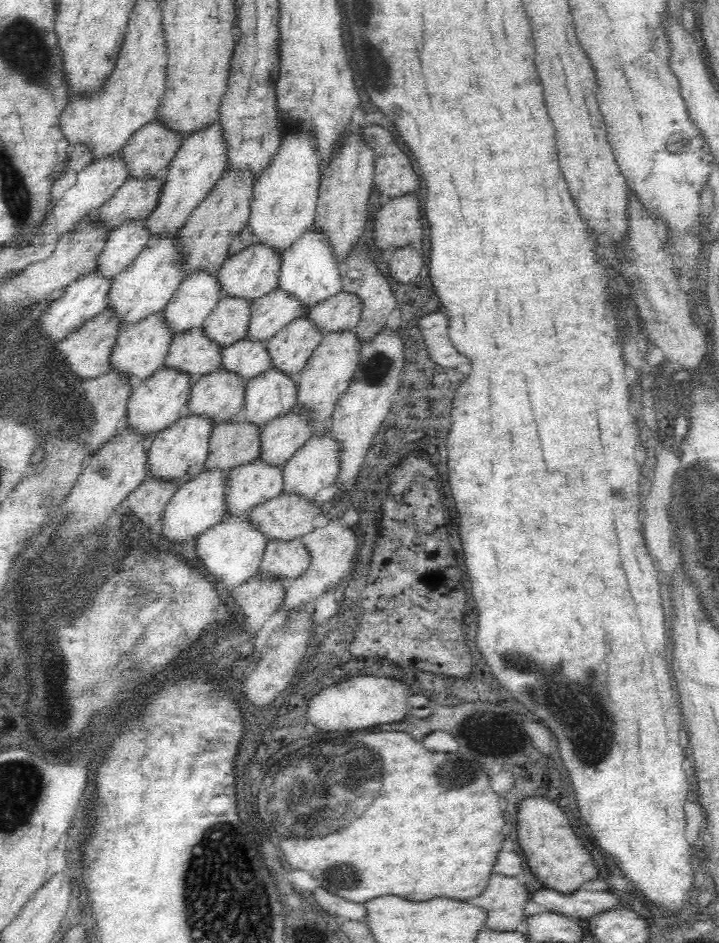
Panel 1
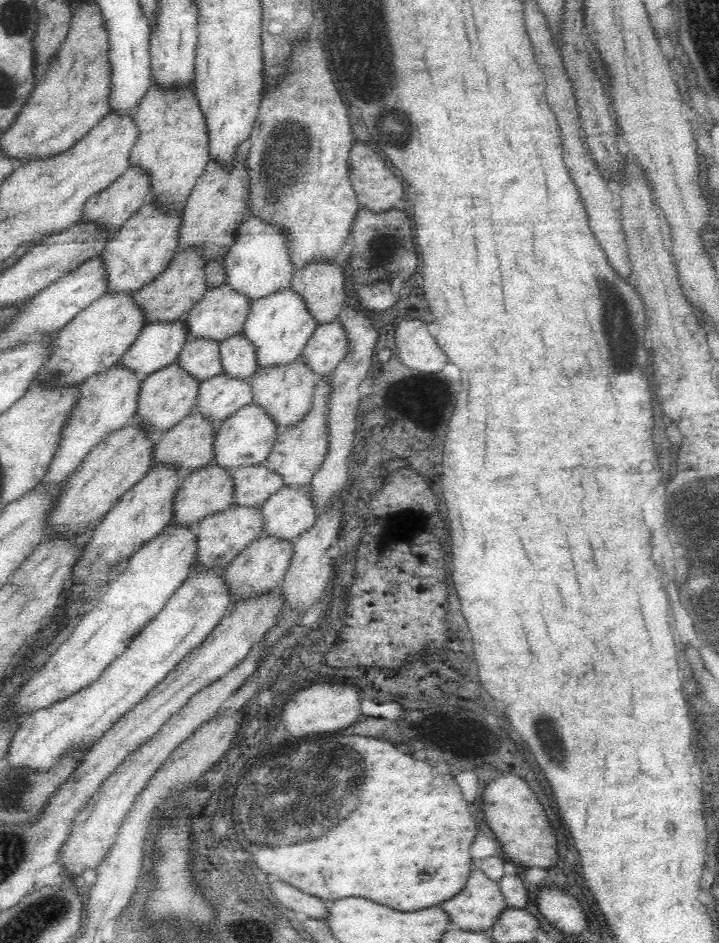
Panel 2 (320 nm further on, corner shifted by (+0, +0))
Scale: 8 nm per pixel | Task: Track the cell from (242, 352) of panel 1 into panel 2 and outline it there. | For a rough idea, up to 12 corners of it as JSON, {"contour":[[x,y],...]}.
{"contour":[[250,378],[199,384],[193,410],[218,426],[252,402]]}

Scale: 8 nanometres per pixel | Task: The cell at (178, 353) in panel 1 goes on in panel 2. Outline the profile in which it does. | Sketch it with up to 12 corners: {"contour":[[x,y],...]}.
{"contour":[[176,361],[144,377],[133,423],[158,440],[193,411]]}

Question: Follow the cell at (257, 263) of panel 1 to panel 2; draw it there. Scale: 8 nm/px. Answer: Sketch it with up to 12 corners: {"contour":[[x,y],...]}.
{"contour":[[228,283],[187,312],[186,340],[241,332],[251,302]]}

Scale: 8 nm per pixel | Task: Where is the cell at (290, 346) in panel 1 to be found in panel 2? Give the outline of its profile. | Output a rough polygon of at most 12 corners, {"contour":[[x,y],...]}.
{"contour":[[300,358],[250,376],[253,403],[279,430],[311,409],[316,375]]}

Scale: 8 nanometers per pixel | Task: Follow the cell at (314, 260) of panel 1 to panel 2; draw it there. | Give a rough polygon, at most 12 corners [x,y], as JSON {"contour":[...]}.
{"contour":[[288,286],[252,303],[240,333],[257,371],[296,362],[316,327]]}

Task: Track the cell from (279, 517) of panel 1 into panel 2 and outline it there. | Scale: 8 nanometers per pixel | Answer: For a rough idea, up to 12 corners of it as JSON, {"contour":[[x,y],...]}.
{"contour":[[263,534],[222,572],[230,608],[279,588],[290,541]]}

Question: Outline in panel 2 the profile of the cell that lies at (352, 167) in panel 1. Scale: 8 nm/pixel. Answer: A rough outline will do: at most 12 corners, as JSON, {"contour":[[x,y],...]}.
{"contour":[[318,261],[294,271],[289,287],[317,326],[345,309],[345,268]]}

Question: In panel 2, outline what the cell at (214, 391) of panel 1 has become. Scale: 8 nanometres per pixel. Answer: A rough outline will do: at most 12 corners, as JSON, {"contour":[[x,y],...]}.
{"contour":[[193,410],[153,446],[149,469],[214,465],[216,427]]}

